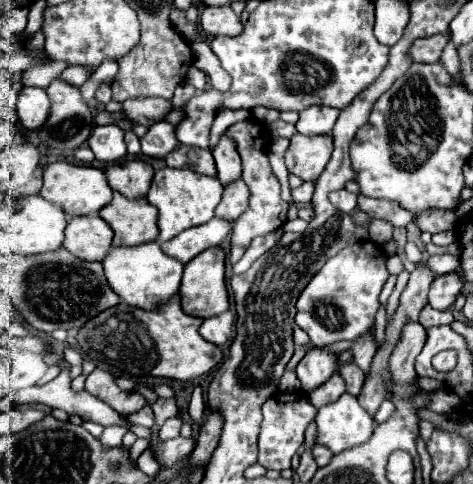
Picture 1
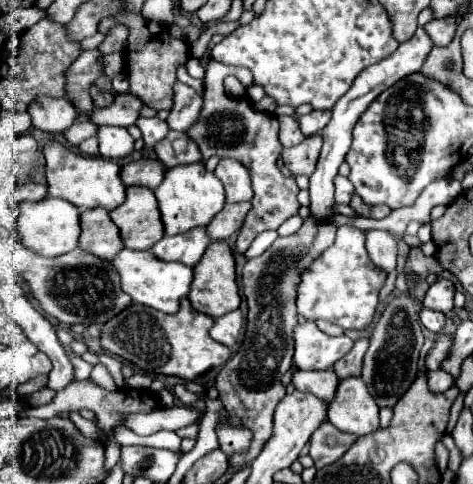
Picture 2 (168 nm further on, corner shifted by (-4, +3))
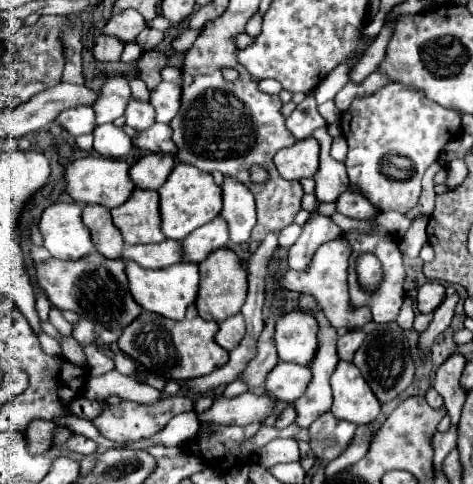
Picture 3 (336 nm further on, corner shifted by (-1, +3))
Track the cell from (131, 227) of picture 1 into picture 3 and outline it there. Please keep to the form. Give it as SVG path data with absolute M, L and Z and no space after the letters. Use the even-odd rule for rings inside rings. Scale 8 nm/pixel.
M135 189L123 205L111 209L111 215L113 225L121 231L127 245L165 241L165 235L161 233L157 191Z

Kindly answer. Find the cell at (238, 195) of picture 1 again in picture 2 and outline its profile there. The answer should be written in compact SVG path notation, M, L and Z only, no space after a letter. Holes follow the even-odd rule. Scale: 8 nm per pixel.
M234 203L234 205L224 205L222 211L208 223L206 233L212 241L222 241L232 237L234 233L240 231L240 225L244 223L246 213L250 211L250 203Z

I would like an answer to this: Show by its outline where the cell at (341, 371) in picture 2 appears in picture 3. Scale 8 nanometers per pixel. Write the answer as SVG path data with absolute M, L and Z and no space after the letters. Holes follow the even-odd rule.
M359 329L349 331L343 337L339 337L337 339L337 357L341 361L353 361L353 355L359 349L359 345L363 343L363 339L365 339L365 333L359 331Z

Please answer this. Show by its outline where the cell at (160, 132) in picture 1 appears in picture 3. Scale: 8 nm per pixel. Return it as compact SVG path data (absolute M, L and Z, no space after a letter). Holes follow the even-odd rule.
M135 99L129 101L127 111L125 111L125 119L127 125L137 129L137 131L145 131L155 123L155 109L149 103L139 103Z

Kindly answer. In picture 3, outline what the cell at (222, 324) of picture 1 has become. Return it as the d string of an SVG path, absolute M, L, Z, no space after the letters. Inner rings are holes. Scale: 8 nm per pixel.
M237 313L235 317L229 317L229 319L225 319L223 323L219 323L219 331L217 331L217 335L215 335L215 341L217 341L223 349L231 351L233 347L237 347L237 343L243 339L243 335L245 335L243 315Z

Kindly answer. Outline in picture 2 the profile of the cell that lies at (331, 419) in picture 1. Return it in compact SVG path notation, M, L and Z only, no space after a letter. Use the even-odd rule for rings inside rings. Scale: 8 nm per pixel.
M346 377L336 389L328 421L340 431L366 435L378 429L378 405L360 377Z

